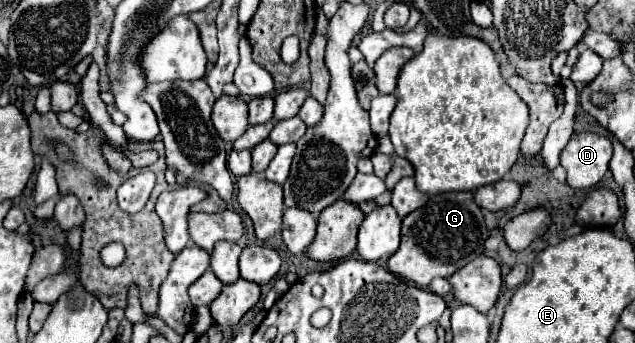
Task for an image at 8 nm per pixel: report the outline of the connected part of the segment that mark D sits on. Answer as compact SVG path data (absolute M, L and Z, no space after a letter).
M582 132L574 134L566 144L560 154L560 164L568 170L568 184L576 190L584 190L600 182L610 158L612 142L606 136Z

